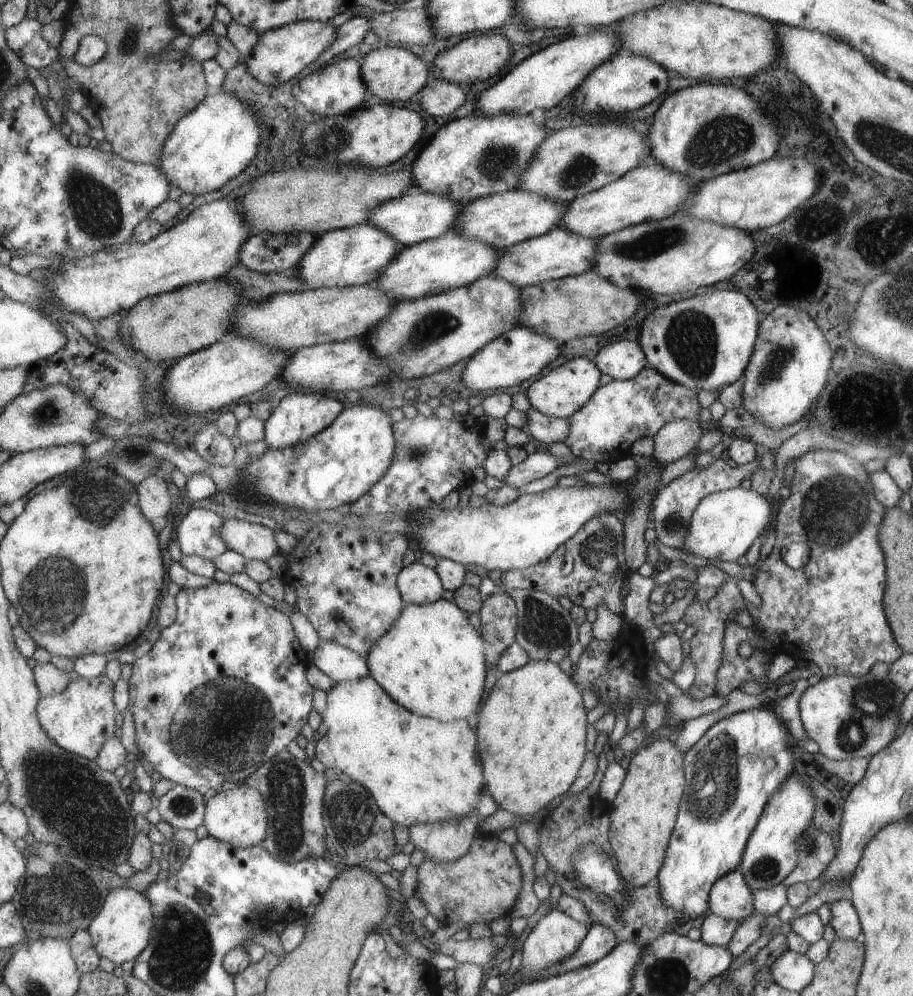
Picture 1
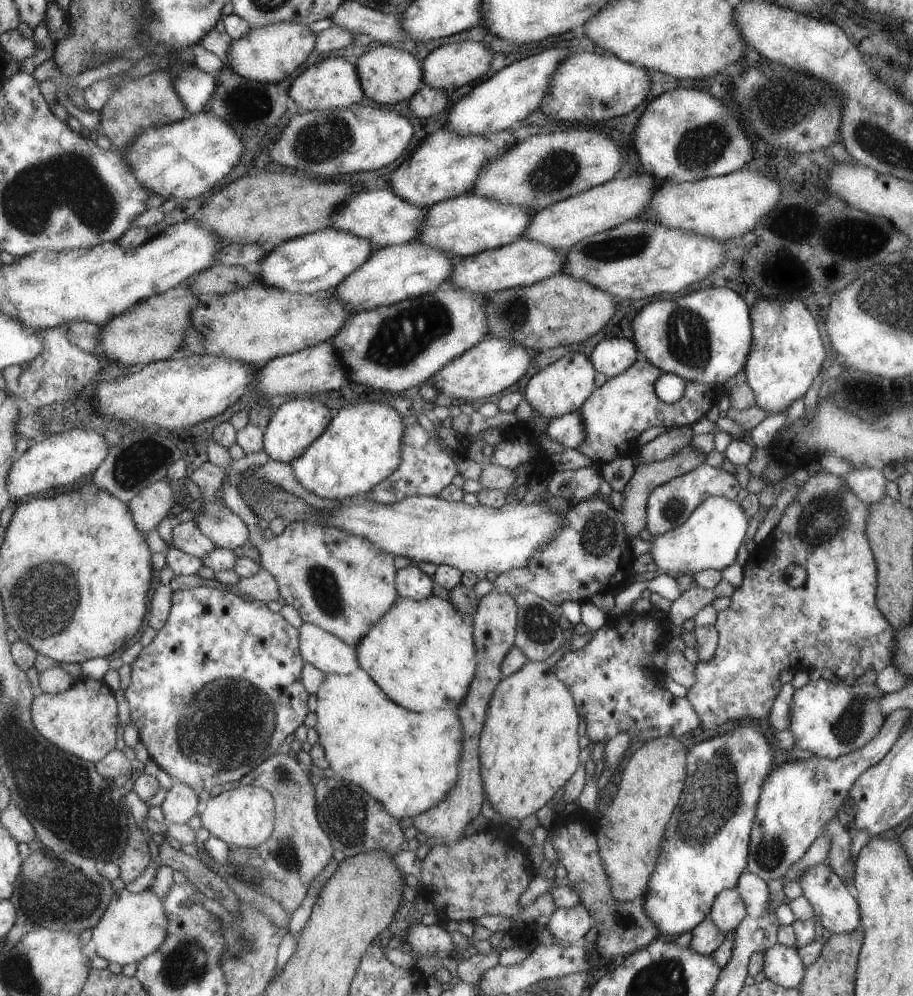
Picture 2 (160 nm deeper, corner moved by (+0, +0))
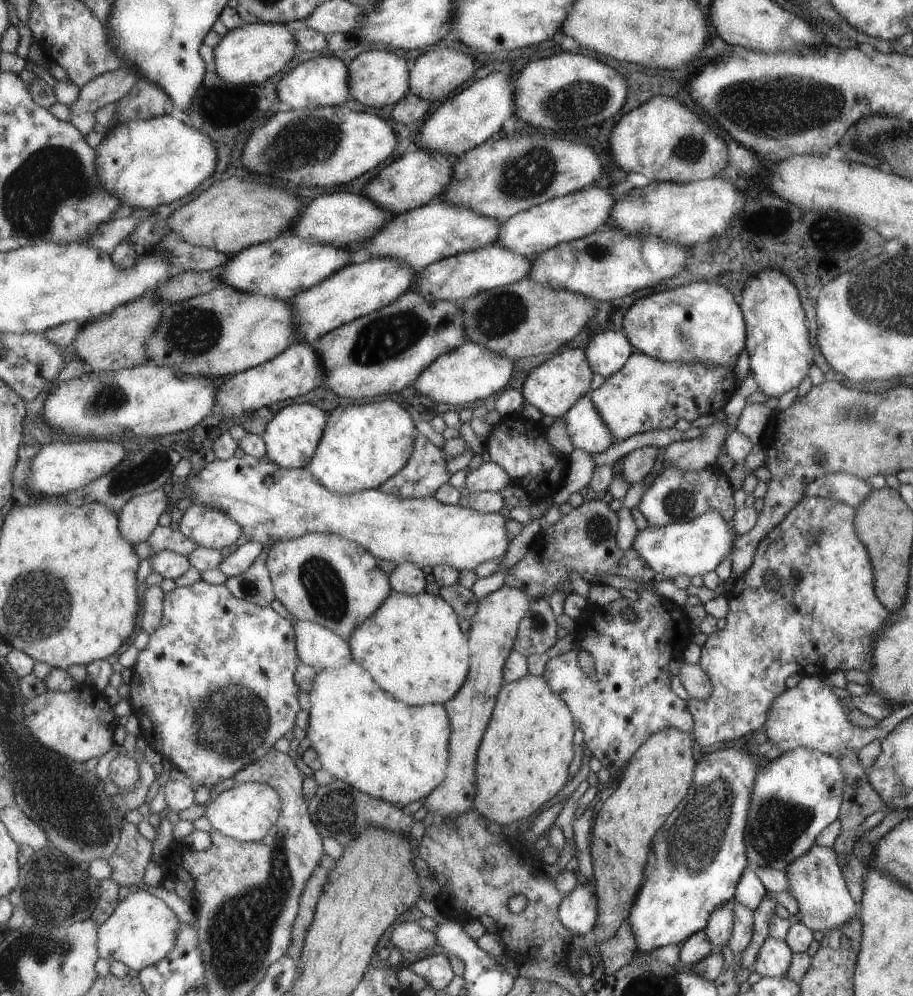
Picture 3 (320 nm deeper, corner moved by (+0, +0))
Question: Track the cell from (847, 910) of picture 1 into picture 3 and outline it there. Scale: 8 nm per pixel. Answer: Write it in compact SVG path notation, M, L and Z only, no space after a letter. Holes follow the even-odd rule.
M813 844L805 855L795 859L784 872L787 881L786 891L797 902L798 922L812 931L829 931L830 928L842 925L846 920L857 914L859 906L850 895L849 887L842 869L837 865L837 858L832 847Z

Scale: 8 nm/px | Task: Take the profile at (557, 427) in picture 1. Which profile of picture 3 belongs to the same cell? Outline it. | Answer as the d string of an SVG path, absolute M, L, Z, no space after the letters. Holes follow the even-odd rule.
M590 393L582 396L564 417L566 418L568 433L577 449L594 455L607 451L613 446L608 426L591 402Z

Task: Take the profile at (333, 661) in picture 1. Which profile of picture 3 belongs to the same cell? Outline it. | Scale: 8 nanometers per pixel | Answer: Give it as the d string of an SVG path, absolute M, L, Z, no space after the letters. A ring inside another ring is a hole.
M296 620L297 648L303 663L318 668L334 669L354 660L350 641L339 633L313 621Z

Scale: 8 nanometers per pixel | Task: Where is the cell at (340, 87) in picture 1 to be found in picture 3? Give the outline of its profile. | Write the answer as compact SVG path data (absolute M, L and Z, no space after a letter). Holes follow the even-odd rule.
M324 53L299 63L282 77L277 85L277 94L279 100L293 109L314 109L343 104L350 98L350 88L350 69L347 60L338 53Z

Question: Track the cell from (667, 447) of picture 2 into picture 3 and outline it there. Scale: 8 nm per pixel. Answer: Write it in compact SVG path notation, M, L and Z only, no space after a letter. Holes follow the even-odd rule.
M641 447L618 458L621 466L620 477L625 483L631 485L644 479L655 462L657 449L657 447Z

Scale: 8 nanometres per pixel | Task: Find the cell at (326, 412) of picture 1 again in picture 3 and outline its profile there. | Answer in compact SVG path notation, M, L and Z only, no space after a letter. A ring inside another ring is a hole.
M293 403L286 406L271 420L263 436L268 446L267 455L282 467L289 467L290 469L307 467L313 460L319 443L322 442L328 419L328 413L310 403Z

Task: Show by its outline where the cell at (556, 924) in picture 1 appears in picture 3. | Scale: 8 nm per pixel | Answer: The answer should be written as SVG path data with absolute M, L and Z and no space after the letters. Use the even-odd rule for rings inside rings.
M581 878L577 886L563 896L560 919L575 935L590 937L597 914L597 894Z

